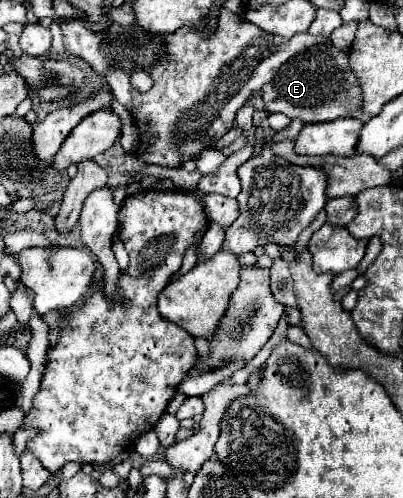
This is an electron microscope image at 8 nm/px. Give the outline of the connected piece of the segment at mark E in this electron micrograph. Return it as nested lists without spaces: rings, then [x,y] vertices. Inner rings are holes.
[[[318,45],[304,53],[298,53],[280,69],[276,79],[260,91],[268,113],[284,113],[290,119],[300,119],[302,123],[334,121],[340,117],[352,117],[362,109],[362,87],[358,77],[350,69],[348,53],[336,49],[334,45]]]

